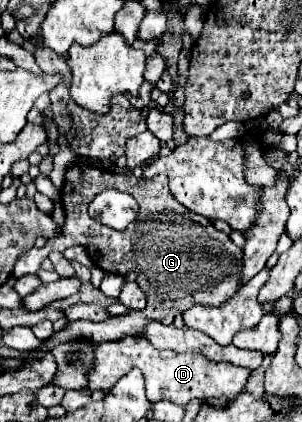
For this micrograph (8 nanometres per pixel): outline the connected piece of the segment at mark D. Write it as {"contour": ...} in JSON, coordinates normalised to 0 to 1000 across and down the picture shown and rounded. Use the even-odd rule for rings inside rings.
{"contour":[[[421,796],[407,806],[341,810],[321,820],[321,834],[308,848],[308,872],[295,872],[288,919],[354,929],[381,915],[381,905],[394,896],[407,896],[440,872],[460,872],[474,882],[480,910],[487,910],[487,943],[500,953],[560,948],[593,962],[626,957],[626,948],[639,948],[639,943],[705,943],[705,938],[778,943],[805,924],[805,915],[831,886],[831,877],[798,872],[798,867],[772,867],[772,863],[745,863],[745,858],[712,863],[659,839],[579,839],[566,829],[520,829],[480,801]]]}

